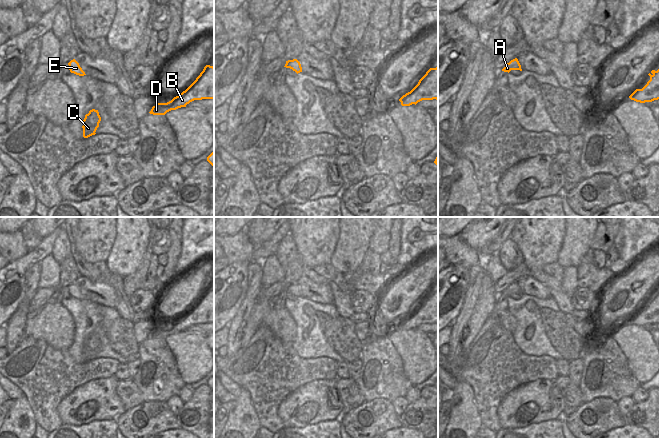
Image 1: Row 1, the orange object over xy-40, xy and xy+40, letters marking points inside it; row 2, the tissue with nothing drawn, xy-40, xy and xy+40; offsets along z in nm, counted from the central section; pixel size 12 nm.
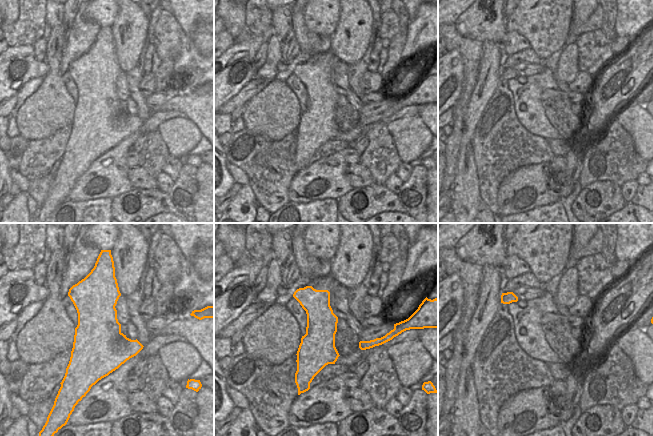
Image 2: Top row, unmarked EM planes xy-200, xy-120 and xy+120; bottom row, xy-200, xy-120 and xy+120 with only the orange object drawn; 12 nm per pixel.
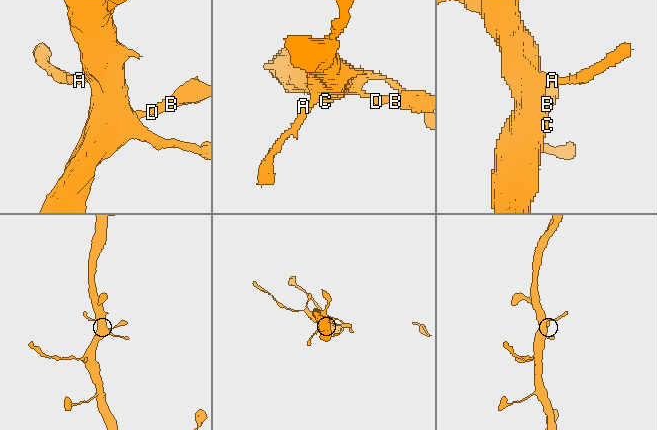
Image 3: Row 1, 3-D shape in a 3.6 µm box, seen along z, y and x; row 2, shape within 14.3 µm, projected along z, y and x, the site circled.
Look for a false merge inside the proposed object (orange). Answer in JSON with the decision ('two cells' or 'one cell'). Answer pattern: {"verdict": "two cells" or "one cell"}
{"verdict": "one cell"}

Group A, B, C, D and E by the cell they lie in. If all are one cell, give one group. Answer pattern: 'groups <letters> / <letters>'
groups A B C D E

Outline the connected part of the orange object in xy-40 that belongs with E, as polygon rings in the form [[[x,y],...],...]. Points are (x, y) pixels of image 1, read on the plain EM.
[[[75,283],[71,284],[68,287],[68,289],[69,289],[69,294],[71,297],[74,297],[74,298],[79,299],[79,300],[86,299],[85,296],[80,291],[79,287]]]

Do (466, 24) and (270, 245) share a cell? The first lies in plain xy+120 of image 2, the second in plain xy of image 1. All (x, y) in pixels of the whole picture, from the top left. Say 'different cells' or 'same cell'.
different cells

